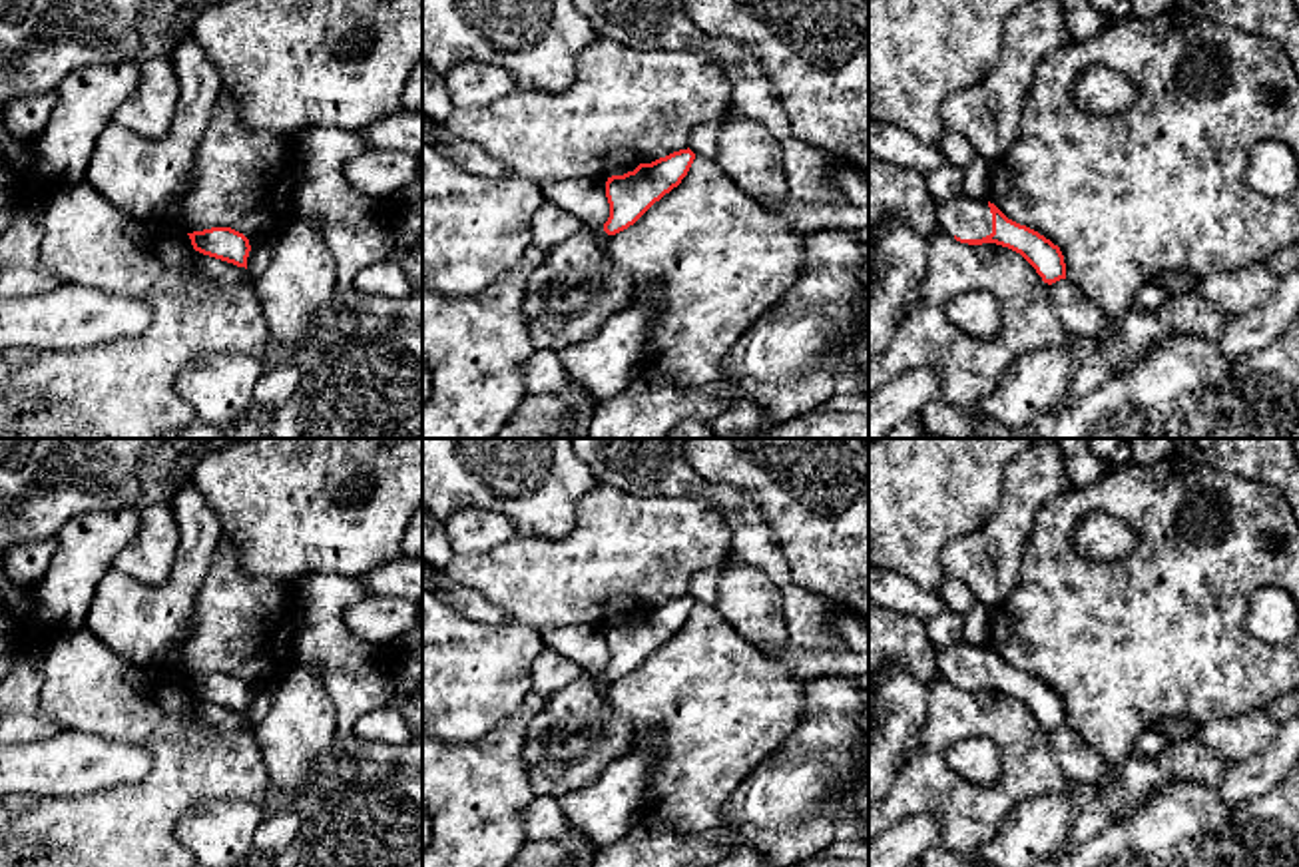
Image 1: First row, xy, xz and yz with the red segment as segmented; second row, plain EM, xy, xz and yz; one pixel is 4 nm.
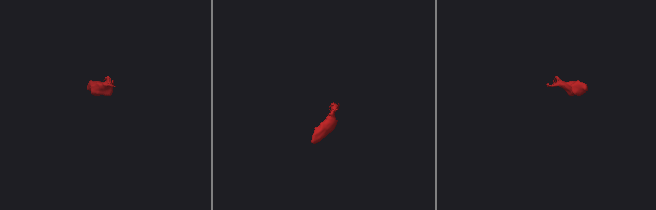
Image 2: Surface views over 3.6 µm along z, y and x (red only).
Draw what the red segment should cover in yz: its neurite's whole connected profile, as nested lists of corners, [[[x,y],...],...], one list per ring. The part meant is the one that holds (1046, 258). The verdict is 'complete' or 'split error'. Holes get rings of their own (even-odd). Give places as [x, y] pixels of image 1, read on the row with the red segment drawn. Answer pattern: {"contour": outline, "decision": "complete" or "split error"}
{"contour": [[[944,163],[924,173],[938,205],[938,229],[960,243],[996,243],[1020,253],[1052,285],[1066,279],[1066,263],[1058,245],[1038,231],[1008,219],[994,203],[964,193],[962,169]]], "decision": "split error"}

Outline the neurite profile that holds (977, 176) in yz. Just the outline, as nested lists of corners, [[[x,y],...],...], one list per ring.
[[[974,157],[970,165],[962,169],[964,193],[976,201],[988,201],[990,163],[982,157]]]

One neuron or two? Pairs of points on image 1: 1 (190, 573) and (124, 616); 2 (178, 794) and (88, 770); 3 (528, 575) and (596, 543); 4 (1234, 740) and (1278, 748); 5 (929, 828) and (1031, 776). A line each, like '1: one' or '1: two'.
1: one
2: two
3: one
4: two
5: two

